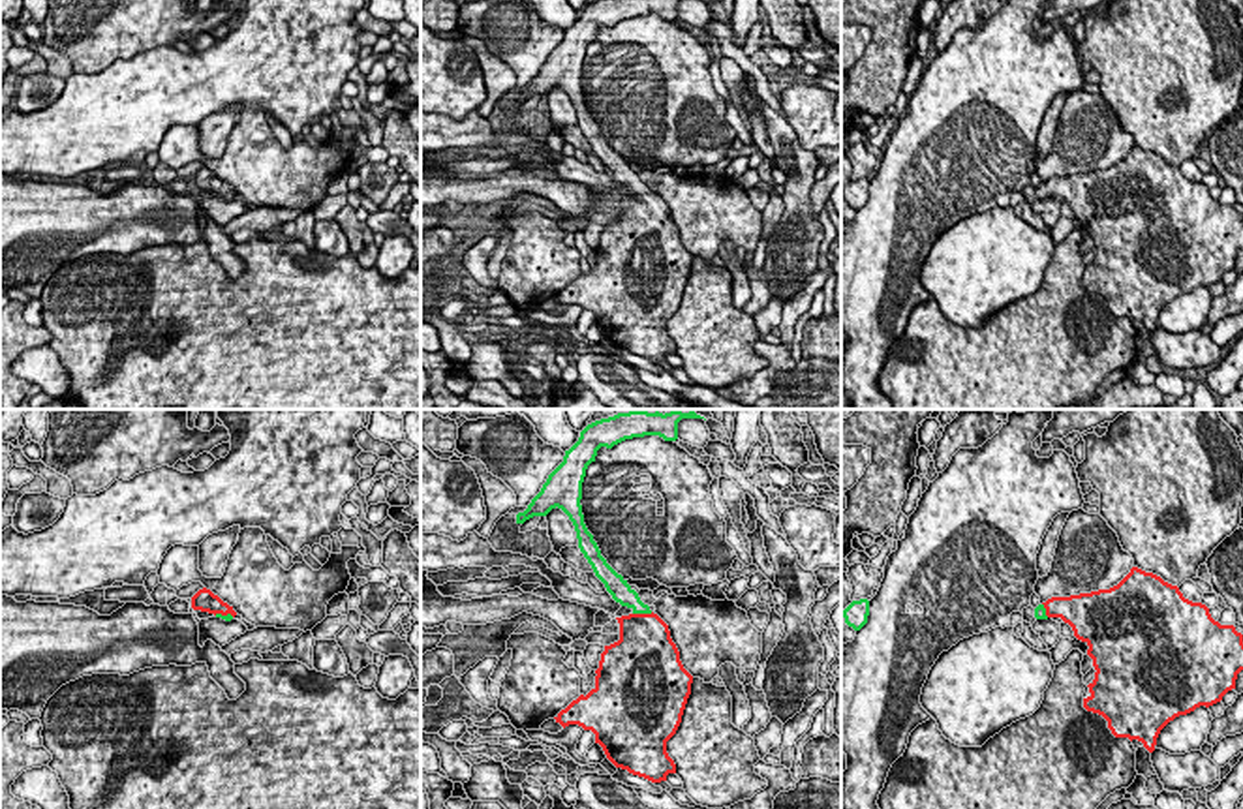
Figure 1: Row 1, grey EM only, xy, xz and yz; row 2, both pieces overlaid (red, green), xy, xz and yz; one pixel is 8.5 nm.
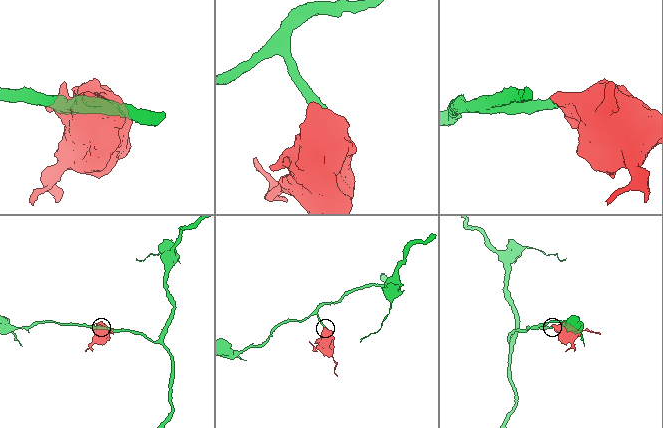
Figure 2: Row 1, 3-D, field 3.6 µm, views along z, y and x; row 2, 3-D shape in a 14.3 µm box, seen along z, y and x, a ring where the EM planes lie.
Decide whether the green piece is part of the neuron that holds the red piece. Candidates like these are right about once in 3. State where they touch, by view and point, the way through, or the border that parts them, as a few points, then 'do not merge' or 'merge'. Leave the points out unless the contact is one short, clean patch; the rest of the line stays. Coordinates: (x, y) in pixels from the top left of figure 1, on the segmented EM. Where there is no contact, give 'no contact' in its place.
meets red in xz at (643, 614); runs through xz (644, 642), (643, 614), (622, 594); merge

